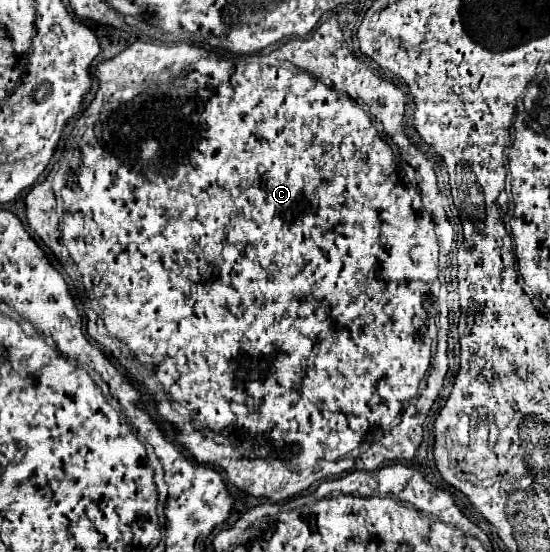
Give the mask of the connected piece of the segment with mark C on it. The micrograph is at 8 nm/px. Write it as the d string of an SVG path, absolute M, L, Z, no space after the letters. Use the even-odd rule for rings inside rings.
M335 18L325 20L321 26L329 26L329 36L313 36L319 32L317 28L309 36L289 40L266 56L238 55L236 59L235 56L227 55L218 58L215 50L184 42L131 44L115 58L105 60L97 66L99 90L95 100L83 114L89 116L85 118L87 126L81 127L83 130L79 128L79 136L77 132L73 132L73 140L67 144L63 156L63 166L67 166L65 180L75 180L73 184L67 184L61 192L63 212L55 212L55 194L51 190L56 169L53 169L43 184L33 186L25 200L29 228L33 228L53 252L63 250L59 252L57 260L63 264L65 272L71 278L71 292L77 306L85 306L85 314L95 312L109 330L109 334L113 334L123 344L123 348L117 340L111 340L111 336L107 336L107 330L103 326L95 322L89 322L87 326L89 336L103 348L111 350L117 360L127 356L127 360L131 360L131 364L135 364L135 368L139 368L139 372L143 372L147 380L151 380L153 372L163 388L171 394L173 402L183 412L189 412L191 420L181 420L181 414L163 416L173 426L177 426L177 440L191 450L197 462L221 466L229 482L233 482L237 488L255 497L269 498L273 502L293 498L307 490L307 484L327 480L327 476L339 476L349 470L375 472L385 462L399 458L411 460L423 440L423 422L443 386L447 364L447 378L457 374L460 361L458 352L455 351L460 350L460 344L461 350L475 348L473 356L477 356L479 352L479 362L493 360L493 364L511 364L511 356L515 356L515 352L519 352L521 348L507 348L511 340L503 340L503 336L507 336L507 332L527 332L519 324L519 316L531 310L531 302L525 300L527 296L517 282L515 254L499 254L499 258L495 258L493 262L481 262L481 258L467 256L463 258L463 262L459 262L457 268L458 248L465 238L463 230L477 230L477 216L471 216L471 220L461 220L461 201L457 207L455 202L446 200L452 199L446 166L435 148L431 148L431 144L427 144L415 130L413 96L409 94L409 90L377 75L377 71L371 67L373 63L367 67L367 57L360 52L358 44L350 45L345 42L339 22ZM347 162L351 162L351 180L347 180ZM215 452L243 452L243 456L263 456L263 460L231 460L231 456L227 456L227 460L219 460L219 464L215 464ZM271 464L281 464L283 472L271 472Z

